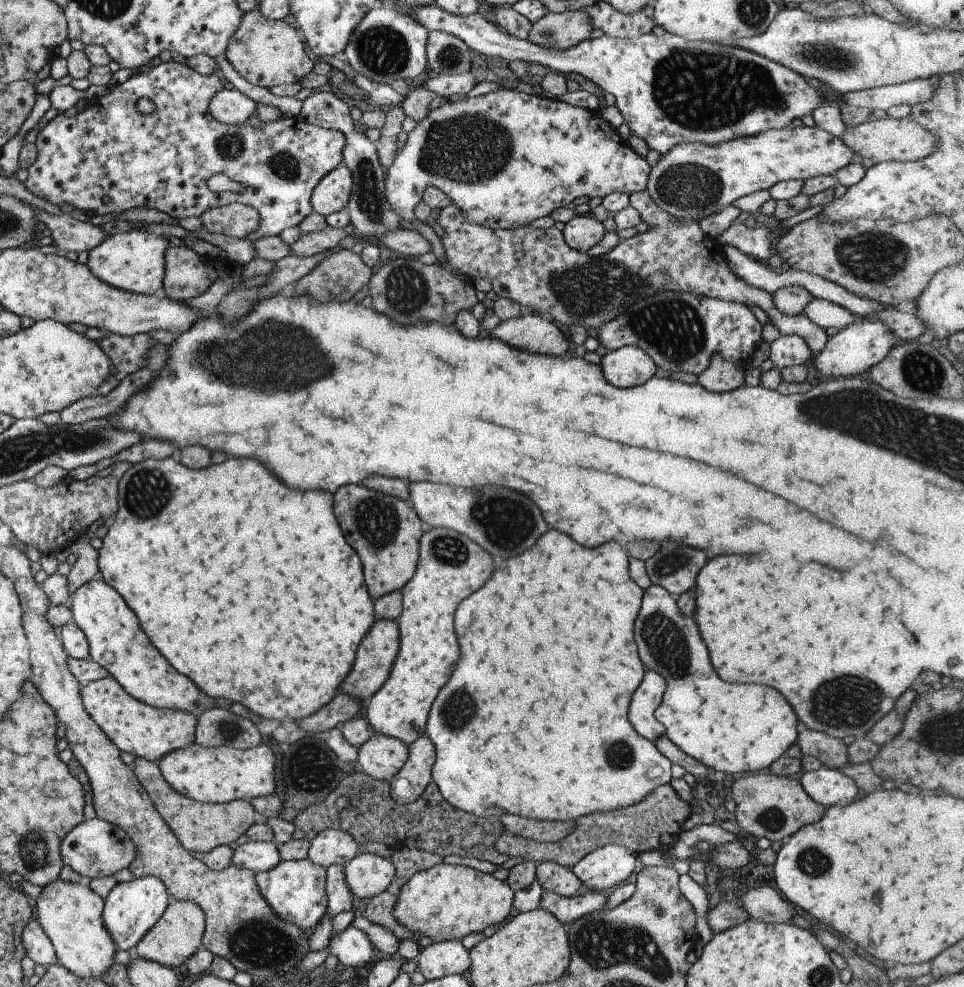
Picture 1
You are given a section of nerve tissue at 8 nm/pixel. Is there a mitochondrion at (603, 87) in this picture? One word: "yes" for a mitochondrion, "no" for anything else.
no

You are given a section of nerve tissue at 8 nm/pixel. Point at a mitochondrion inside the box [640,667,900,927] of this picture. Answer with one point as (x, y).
(864, 700)

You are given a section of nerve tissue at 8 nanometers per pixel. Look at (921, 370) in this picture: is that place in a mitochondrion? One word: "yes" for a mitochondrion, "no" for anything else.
yes

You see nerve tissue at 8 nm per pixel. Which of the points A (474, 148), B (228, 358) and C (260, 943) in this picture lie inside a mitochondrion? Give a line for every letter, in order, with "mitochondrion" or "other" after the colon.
A: mitochondrion
B: mitochondrion
C: mitochondrion

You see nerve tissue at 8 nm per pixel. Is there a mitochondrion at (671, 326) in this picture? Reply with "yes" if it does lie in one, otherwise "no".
yes

